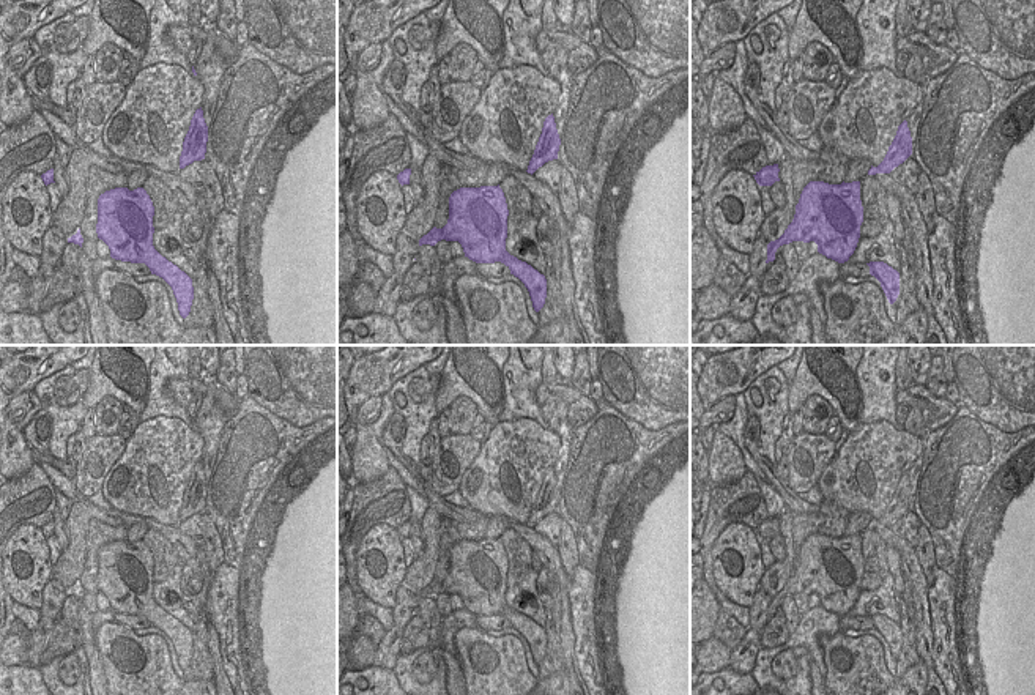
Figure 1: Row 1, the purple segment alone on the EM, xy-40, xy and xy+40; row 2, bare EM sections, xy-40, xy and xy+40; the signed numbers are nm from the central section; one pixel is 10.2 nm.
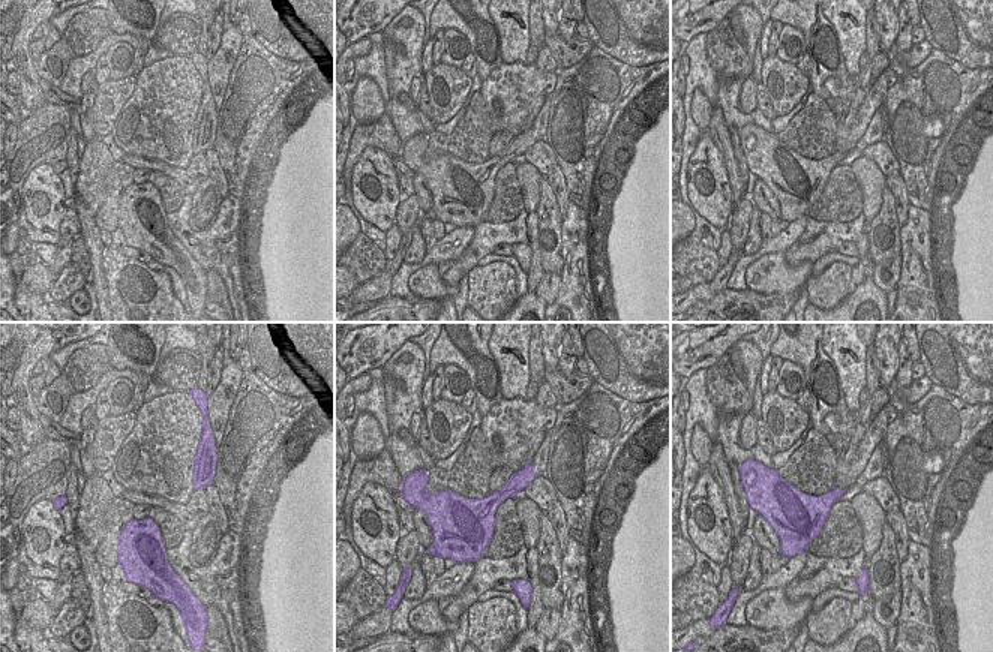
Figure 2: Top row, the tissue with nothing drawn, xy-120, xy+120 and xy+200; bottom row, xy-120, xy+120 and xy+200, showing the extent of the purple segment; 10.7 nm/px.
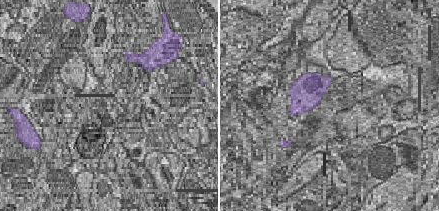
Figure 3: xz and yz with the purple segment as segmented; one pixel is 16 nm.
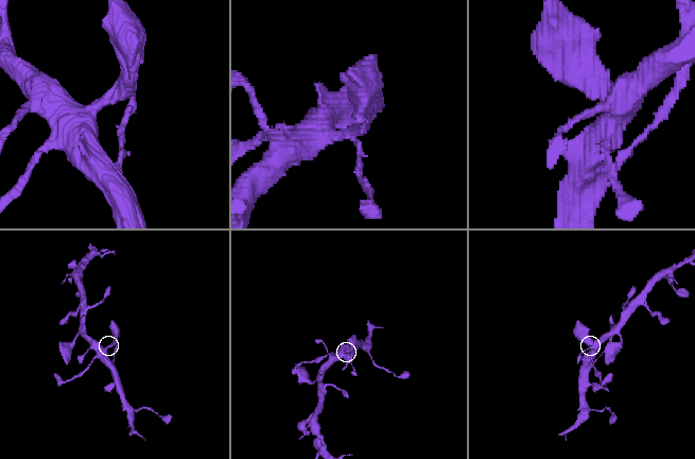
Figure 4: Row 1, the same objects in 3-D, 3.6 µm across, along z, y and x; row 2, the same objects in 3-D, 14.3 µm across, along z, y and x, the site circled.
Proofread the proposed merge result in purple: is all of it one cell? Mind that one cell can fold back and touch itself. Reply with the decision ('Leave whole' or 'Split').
Split.

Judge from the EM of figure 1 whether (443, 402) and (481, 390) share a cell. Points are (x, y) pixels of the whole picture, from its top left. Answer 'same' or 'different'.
same

